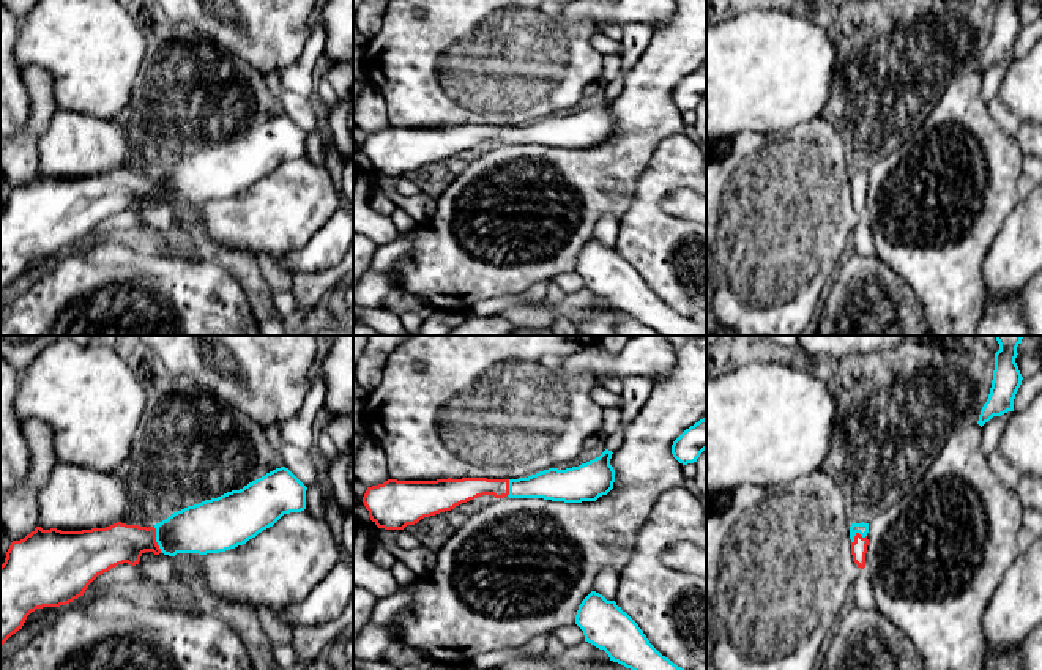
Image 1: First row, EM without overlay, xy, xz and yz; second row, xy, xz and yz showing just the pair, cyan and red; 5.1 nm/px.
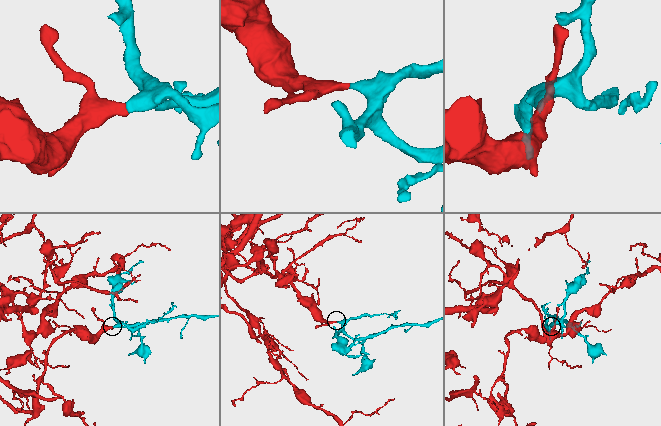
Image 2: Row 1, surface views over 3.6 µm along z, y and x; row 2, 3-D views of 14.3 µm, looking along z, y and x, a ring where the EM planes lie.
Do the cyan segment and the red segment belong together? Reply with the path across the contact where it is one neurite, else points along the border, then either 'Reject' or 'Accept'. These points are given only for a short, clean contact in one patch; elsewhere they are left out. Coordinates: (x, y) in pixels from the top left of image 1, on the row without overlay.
Path across: xy (202, 175), (156, 186), (120, 189). Accept

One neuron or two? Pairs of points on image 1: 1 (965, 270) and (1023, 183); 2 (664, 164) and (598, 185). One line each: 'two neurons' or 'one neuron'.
1: two neurons
2: two neurons

